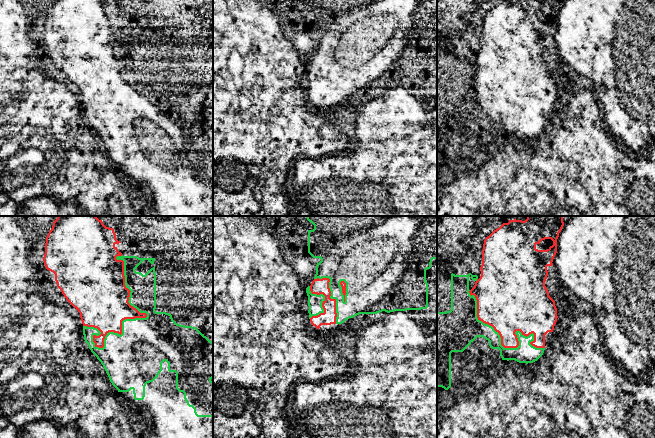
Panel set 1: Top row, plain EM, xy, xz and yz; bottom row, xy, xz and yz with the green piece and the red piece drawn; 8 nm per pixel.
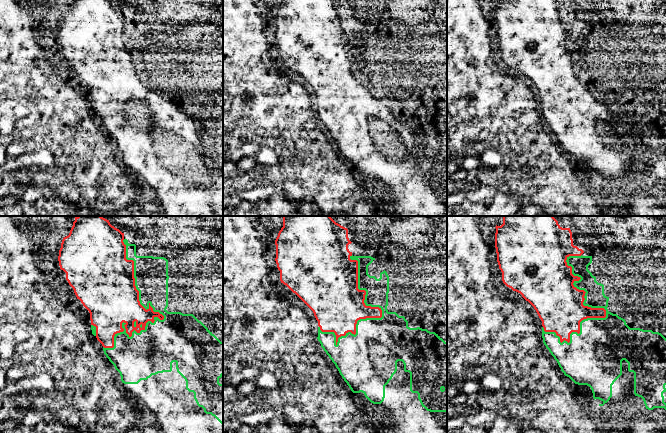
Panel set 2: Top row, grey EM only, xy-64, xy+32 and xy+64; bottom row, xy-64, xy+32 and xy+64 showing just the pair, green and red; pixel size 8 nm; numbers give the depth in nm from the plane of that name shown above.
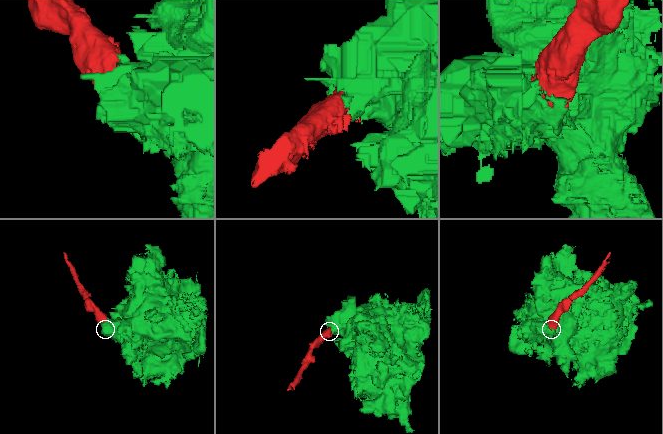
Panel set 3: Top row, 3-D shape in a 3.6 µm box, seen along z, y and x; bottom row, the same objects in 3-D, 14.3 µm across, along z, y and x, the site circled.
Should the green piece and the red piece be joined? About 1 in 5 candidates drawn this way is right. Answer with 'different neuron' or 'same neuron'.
different neuron

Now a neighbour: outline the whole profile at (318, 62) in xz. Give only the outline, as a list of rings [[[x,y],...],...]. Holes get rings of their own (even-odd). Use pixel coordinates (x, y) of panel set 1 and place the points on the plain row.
[[[329,54],[314,55],[310,61],[310,67],[312,70],[323,70],[325,76],[322,79],[324,85],[323,89],[317,92],[312,92],[310,98],[316,105],[319,105],[321,101],[336,100],[336,75],[331,75],[331,67],[329,64]]]

